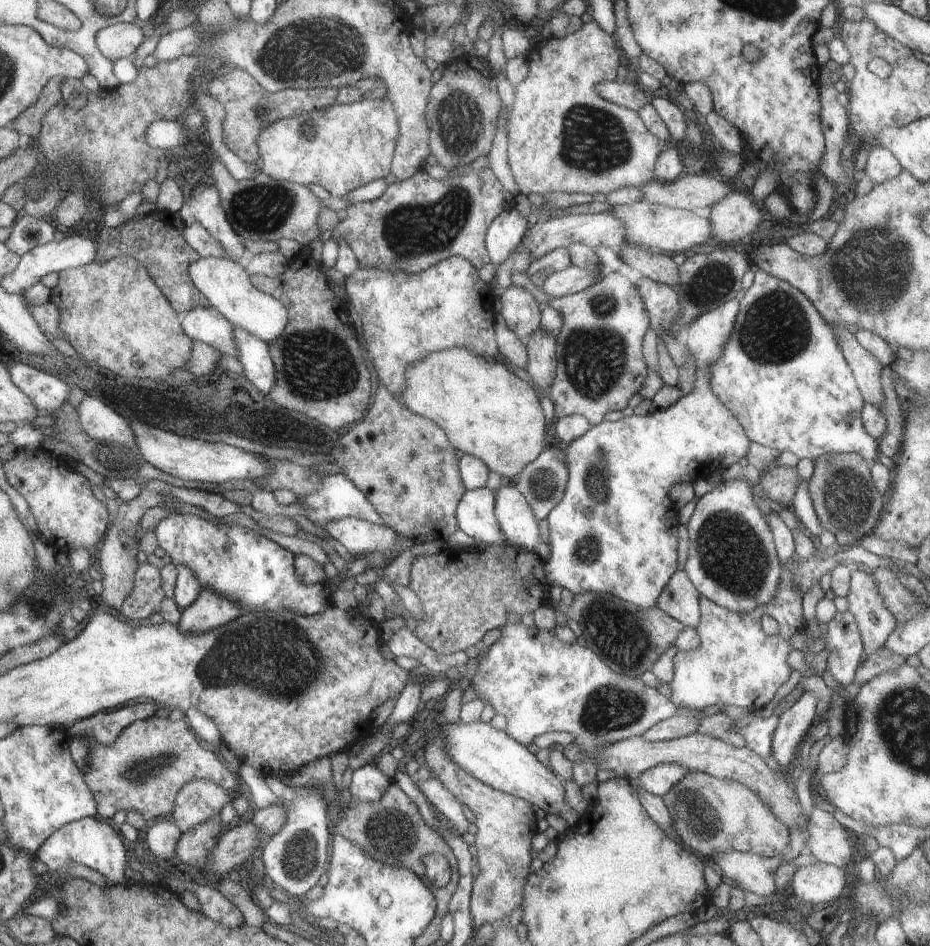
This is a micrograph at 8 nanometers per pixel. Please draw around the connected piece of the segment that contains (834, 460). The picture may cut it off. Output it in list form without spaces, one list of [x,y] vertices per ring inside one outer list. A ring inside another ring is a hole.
[[[828,453],[815,459],[809,494],[822,528],[836,537],[836,548],[856,546],[880,520],[886,499],[874,487],[869,464],[855,453]]]

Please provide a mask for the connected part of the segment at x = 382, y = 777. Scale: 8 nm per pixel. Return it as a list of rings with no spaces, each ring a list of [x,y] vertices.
[[[374,763],[364,764],[362,768],[354,770],[352,780],[347,787],[352,799],[362,802],[380,801],[390,786],[391,778],[377,768]]]

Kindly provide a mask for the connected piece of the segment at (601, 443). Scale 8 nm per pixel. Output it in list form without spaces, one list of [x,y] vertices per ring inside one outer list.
[[[730,300],[702,314],[686,329],[682,341],[696,366],[696,386],[690,394],[682,396],[667,410],[656,410],[646,416],[625,416],[618,422],[603,421],[566,446],[569,480],[564,498],[546,518],[552,549],[550,559],[545,562],[545,576],[551,587],[560,586],[573,595],[582,592],[610,594],[641,608],[656,607],[658,596],[678,570],[678,532],[670,522],[670,518],[674,518],[674,524],[677,523],[676,510],[670,502],[670,486],[693,484],[697,479],[710,480],[713,473],[746,457],[750,448],[746,430],[714,396],[708,376],[710,362],[718,360],[734,330],[738,310],[739,301]]]

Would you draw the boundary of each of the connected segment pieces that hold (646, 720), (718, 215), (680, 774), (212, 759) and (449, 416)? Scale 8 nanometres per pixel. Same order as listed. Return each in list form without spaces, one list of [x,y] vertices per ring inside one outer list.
[[[522,621],[518,622],[518,624],[508,623],[506,626],[502,626],[501,632],[500,638],[498,638],[494,644],[490,644],[490,647],[485,648],[479,646],[472,651],[472,654],[478,657],[480,662],[478,662],[478,670],[474,672],[471,687],[474,689],[478,699],[482,698],[482,700],[486,700],[486,702],[489,702],[489,704],[494,707],[497,714],[506,717],[506,722],[508,722],[506,734],[508,734],[510,738],[518,740],[518,743],[526,742],[530,744],[530,746],[534,746],[534,738],[538,738],[539,735],[552,731],[566,732],[574,735],[575,740],[573,743],[582,746],[582,750],[584,750],[584,760],[572,764],[573,782],[576,782],[580,787],[597,782],[595,778],[597,772],[600,770],[600,768],[598,768],[598,756],[602,754],[602,750],[606,750],[606,746],[610,746],[610,744],[614,744],[614,742],[620,742],[620,740],[626,740],[626,738],[644,735],[644,732],[647,732],[652,726],[658,724],[658,722],[663,722],[665,719],[679,713],[677,707],[672,704],[669,698],[664,697],[657,689],[646,686],[638,677],[632,678],[632,676],[624,676],[624,674],[614,672],[610,666],[606,666],[604,660],[602,660],[600,656],[594,654],[594,651],[586,647],[581,641],[575,644],[564,644],[564,642],[559,640],[558,636],[556,636],[554,629],[544,630],[544,628],[539,628],[536,625],[529,628],[525,626]]]
[[[735,190],[722,198],[722,202],[714,204],[710,210],[710,224],[712,224],[712,239],[716,245],[735,245],[754,232],[760,233],[759,225],[762,219],[769,215],[763,215],[766,210],[749,192]]]
[[[661,763],[640,774],[637,780],[640,780],[640,788],[663,798],[688,772],[678,764]]]
[[[156,715],[126,726],[110,746],[92,742],[89,768],[84,774],[98,802],[98,816],[106,820],[119,810],[134,810],[146,821],[171,816],[178,793],[194,780],[212,780],[233,793],[238,788],[238,778],[212,750],[200,744],[186,720],[172,722]]]
[[[466,348],[434,352],[406,370],[406,384],[406,390],[398,397],[401,404],[413,414],[436,422],[449,436],[454,447],[466,455],[480,458],[490,471],[502,476],[504,482],[513,480],[547,448],[546,418],[539,396],[536,396],[530,384],[520,380],[506,364],[502,364],[502,360],[496,360],[496,364],[488,364],[486,358]]]

